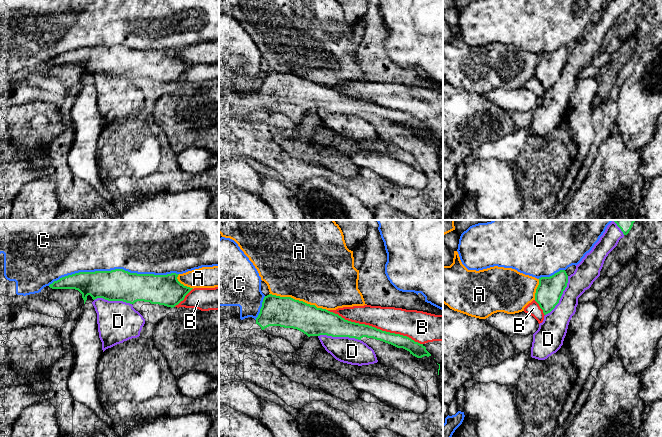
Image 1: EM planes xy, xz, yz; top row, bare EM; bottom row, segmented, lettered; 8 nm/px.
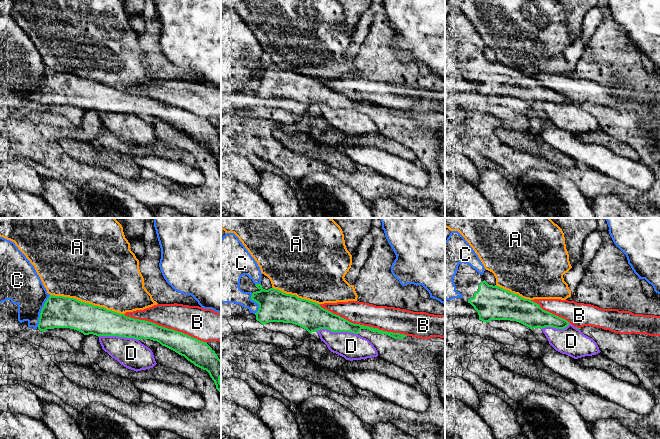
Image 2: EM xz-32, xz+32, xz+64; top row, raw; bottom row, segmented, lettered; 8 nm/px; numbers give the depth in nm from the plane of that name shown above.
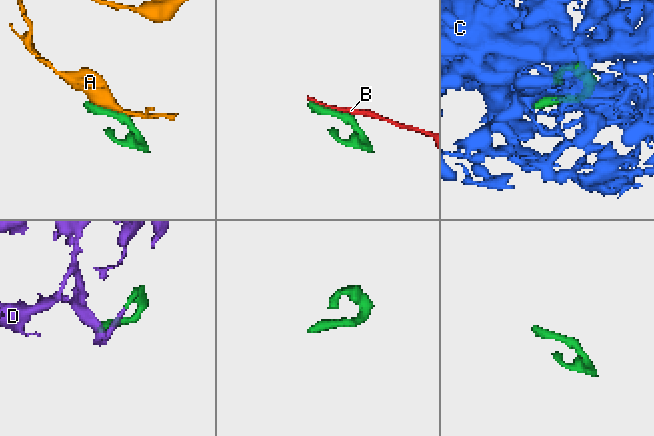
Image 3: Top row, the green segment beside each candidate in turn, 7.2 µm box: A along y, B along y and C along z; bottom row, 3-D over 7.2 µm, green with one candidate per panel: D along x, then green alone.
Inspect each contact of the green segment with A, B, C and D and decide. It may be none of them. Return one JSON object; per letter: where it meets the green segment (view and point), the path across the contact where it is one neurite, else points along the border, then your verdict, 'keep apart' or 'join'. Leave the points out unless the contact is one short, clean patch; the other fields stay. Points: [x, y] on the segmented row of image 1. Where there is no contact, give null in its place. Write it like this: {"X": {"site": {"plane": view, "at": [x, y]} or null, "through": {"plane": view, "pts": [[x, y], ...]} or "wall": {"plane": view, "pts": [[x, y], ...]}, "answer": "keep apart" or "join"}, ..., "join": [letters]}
{"A": {"site": {"plane": "xz", "at": [298, 300]}, "answer": "keep apart"}, "B": {"site": {"plane": "xz", "at": [374, 327]}, "answer": "keep apart"}, "C": {"site": {"plane": "xy", "at": [113, 270]}, "answer": "keep apart"}, "D": {"site": {"plane": "xz", "at": [339, 336]}, "answer": "join"}, "join": ["D"]}

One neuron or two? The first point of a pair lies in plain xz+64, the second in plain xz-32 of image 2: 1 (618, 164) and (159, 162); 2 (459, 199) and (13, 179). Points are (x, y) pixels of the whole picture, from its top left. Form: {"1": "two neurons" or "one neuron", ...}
{"1": "one neuron", "2": "two neurons"}

